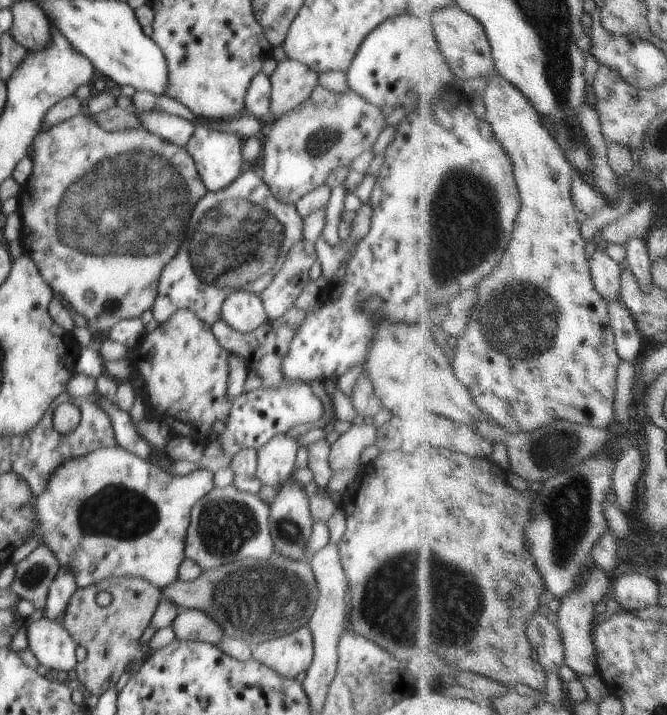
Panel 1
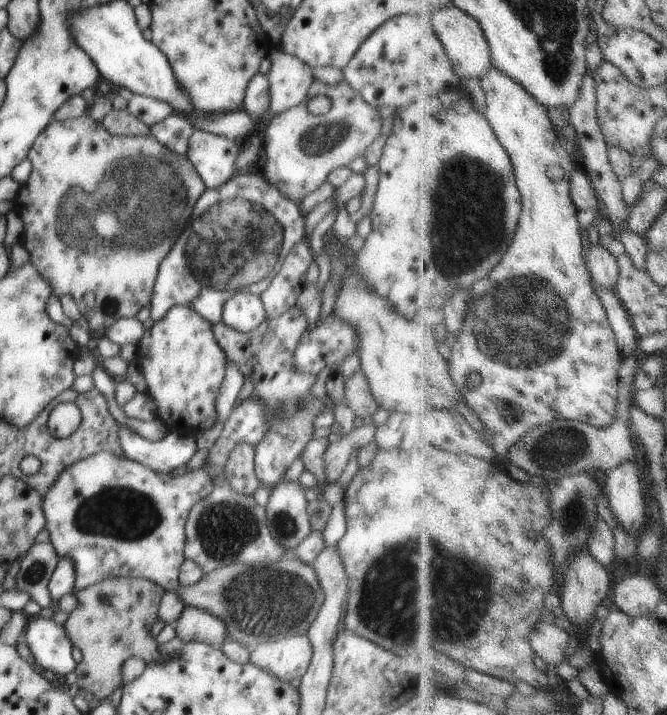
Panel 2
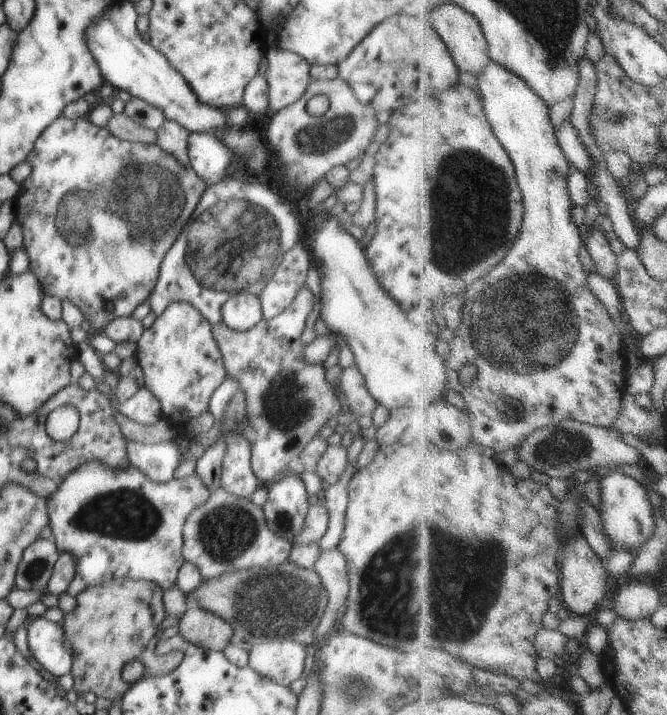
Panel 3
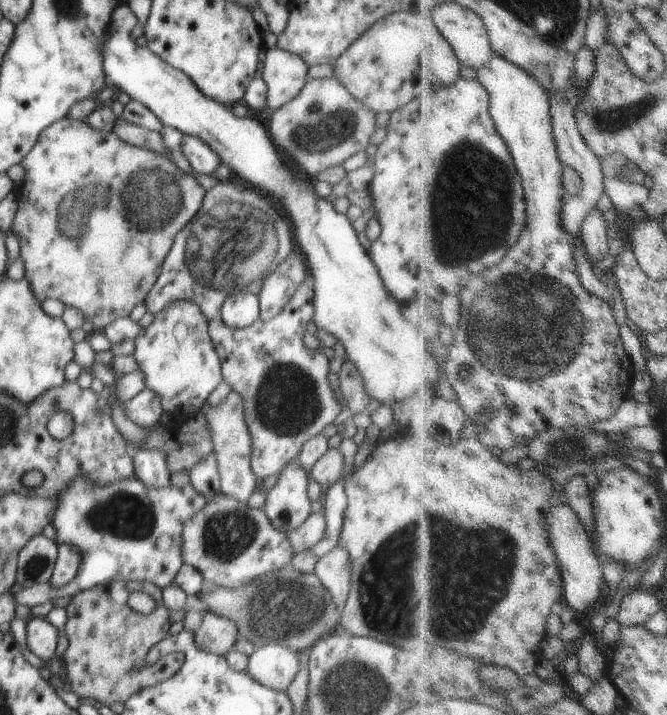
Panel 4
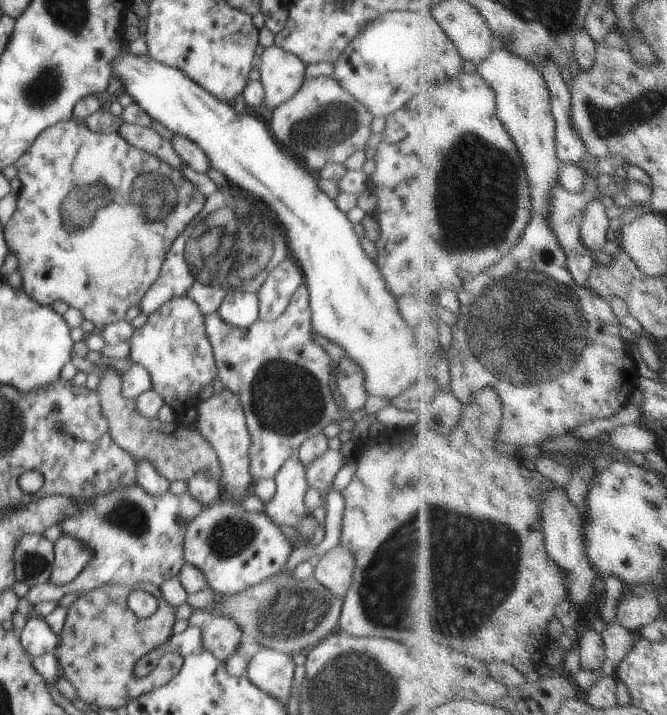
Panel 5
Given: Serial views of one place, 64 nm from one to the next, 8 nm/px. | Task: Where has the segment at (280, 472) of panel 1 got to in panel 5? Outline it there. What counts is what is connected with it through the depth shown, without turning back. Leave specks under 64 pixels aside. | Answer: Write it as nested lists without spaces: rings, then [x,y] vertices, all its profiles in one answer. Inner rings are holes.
[[[302,283],[294,292],[286,310],[273,321],[258,319],[249,327],[239,329],[226,324],[222,317],[214,312],[205,315],[205,327],[212,345],[220,382],[238,397],[244,410],[252,443],[248,452],[251,460],[250,474],[254,481],[274,479],[284,462],[296,455],[307,438],[322,433],[328,424],[341,420],[340,408],[336,405],[330,390],[331,357],[314,340],[310,306],[308,306],[308,288]]]

